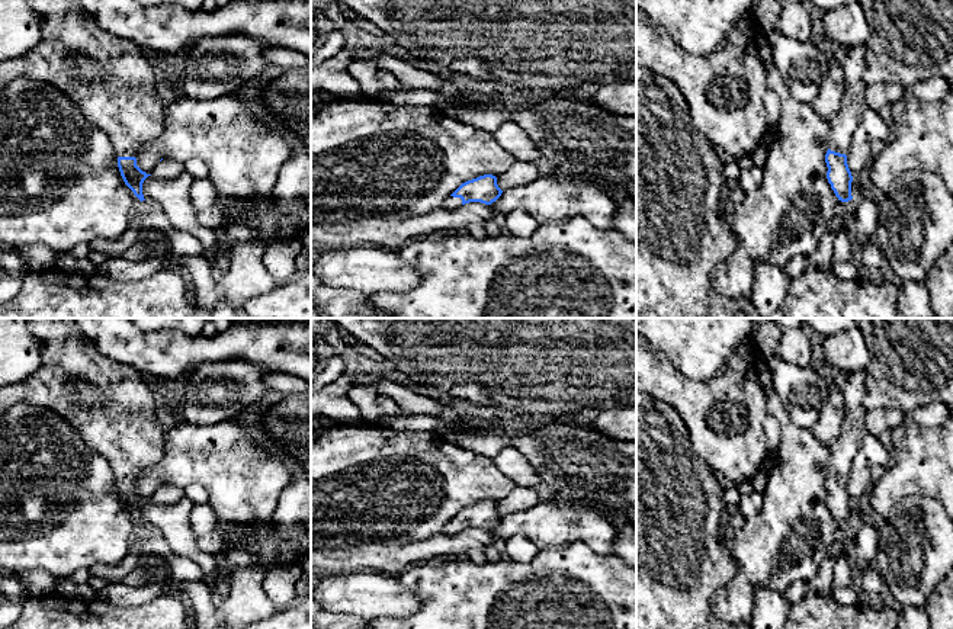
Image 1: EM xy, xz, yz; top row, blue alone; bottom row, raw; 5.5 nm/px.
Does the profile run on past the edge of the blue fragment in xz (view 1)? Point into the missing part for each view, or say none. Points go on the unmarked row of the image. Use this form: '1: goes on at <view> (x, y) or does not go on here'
1: goes on at xz (451, 528)

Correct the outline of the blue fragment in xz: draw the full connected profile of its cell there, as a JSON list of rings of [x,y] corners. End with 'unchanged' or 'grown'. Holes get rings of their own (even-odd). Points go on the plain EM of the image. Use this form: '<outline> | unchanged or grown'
[[[484,500],[462,508],[443,529],[446,533],[458,533],[469,527],[491,530],[501,522],[497,503]]] | grown

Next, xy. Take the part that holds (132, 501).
[[[32,318],[29,328],[33,337],[44,343],[42,363],[29,379],[7,388],[0,388],[0,415],[17,402],[33,404],[67,420],[83,440],[100,452],[112,465],[118,479],[118,492],[125,510],[142,527],[142,508],[151,501],[137,491],[137,479],[163,458],[166,431],[157,420],[158,405],[144,376],[135,369],[106,357],[80,330],[74,318]]] | grown

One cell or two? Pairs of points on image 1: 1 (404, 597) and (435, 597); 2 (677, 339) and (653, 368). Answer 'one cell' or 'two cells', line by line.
1: two cells
2: two cells

